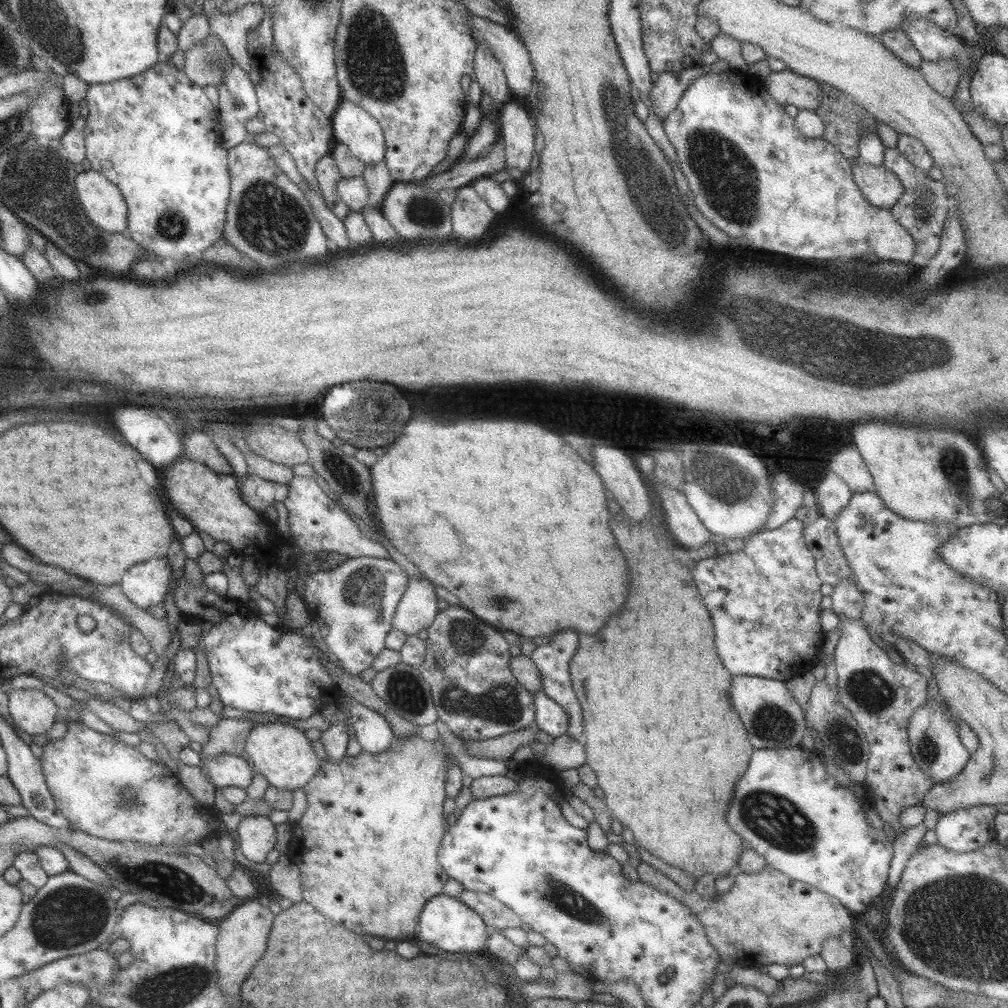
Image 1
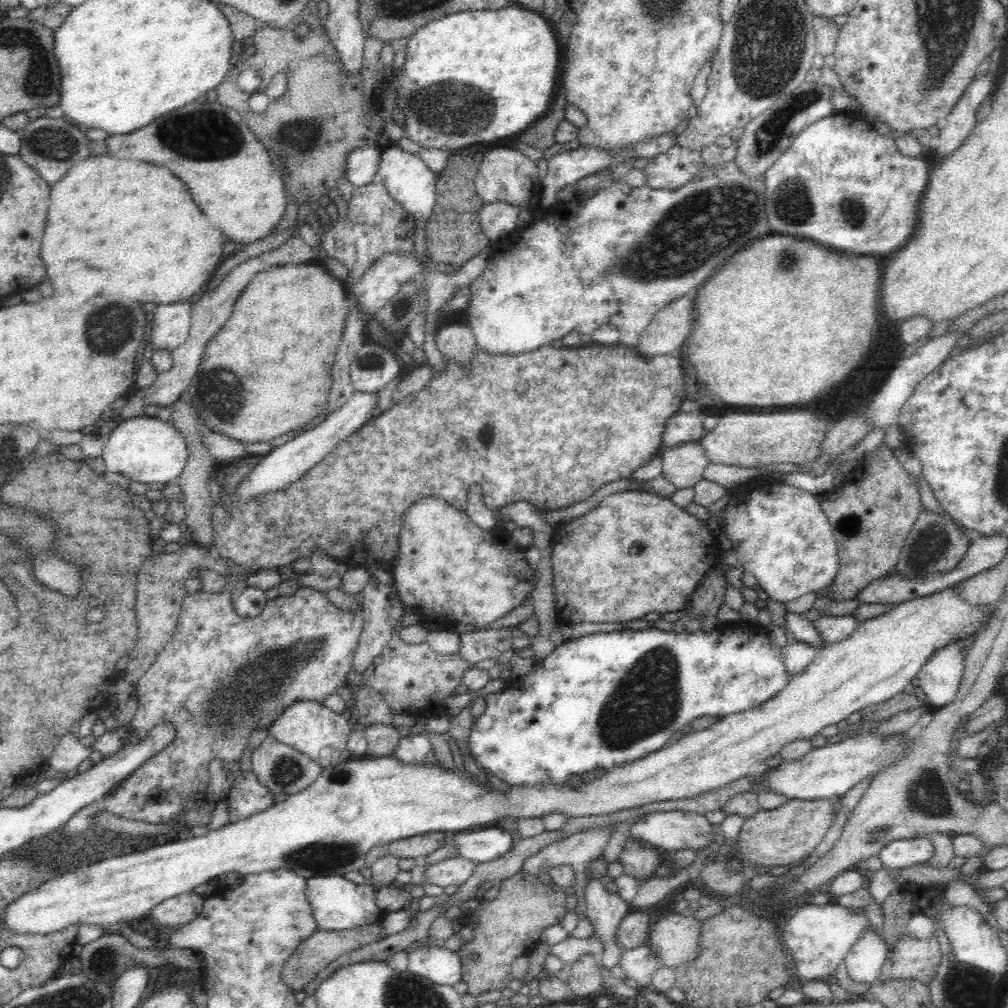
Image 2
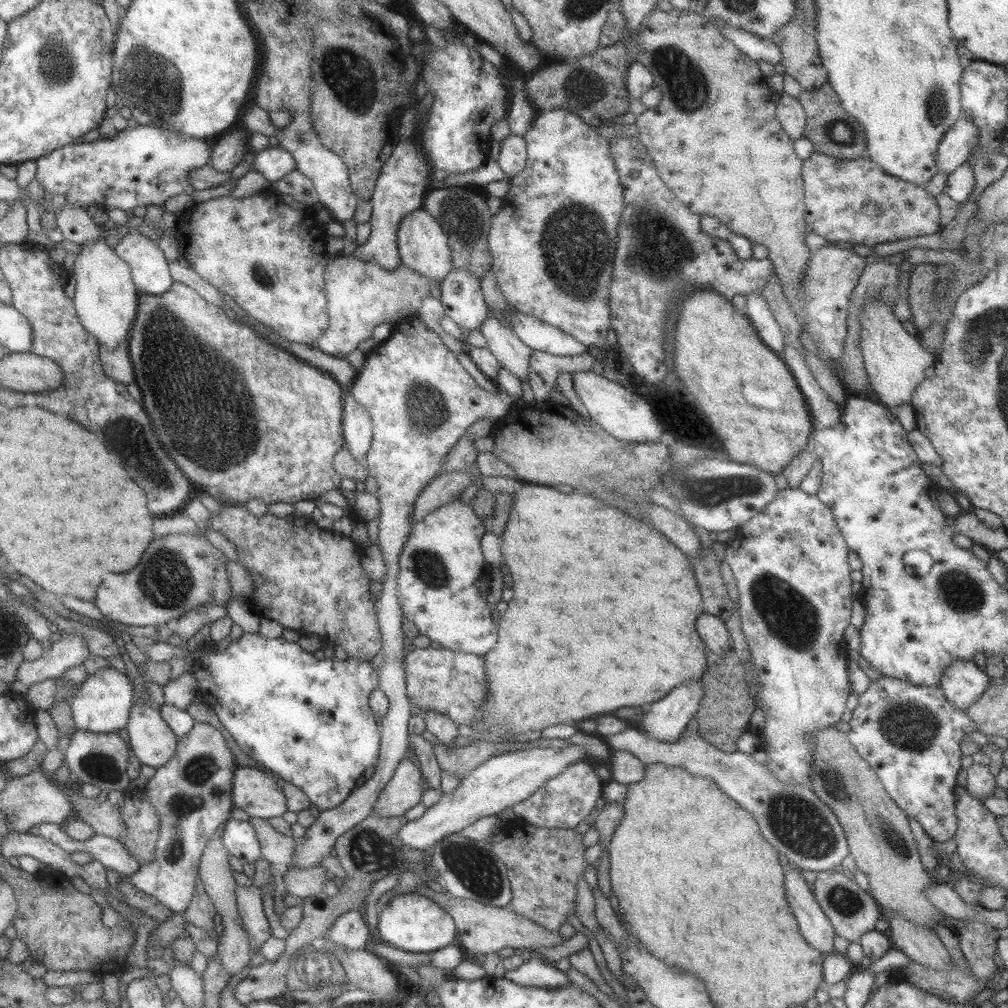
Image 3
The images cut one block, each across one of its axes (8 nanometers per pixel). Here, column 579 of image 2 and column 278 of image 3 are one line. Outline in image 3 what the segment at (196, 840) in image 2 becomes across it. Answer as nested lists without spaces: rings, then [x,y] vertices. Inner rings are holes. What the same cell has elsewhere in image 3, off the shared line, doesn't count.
[[[237,766],[232,779],[232,806],[241,809],[249,817],[269,819],[281,817],[287,811],[285,798],[279,786],[266,774],[255,768]]]

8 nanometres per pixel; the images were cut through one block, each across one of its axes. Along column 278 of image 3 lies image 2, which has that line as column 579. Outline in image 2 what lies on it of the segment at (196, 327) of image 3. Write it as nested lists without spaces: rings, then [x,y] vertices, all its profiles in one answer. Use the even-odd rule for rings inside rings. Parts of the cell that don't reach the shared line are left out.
[[[591,343],[587,347],[573,348],[552,348],[551,345],[542,346],[536,350],[527,353],[516,354],[516,356],[498,356],[490,355],[482,349],[477,349],[471,360],[471,367],[466,371],[462,369],[458,363],[448,361],[446,363],[446,371],[443,373],[433,372],[430,384],[421,391],[407,396],[404,400],[400,400],[397,404],[382,412],[376,418],[371,418],[362,428],[359,428],[354,434],[351,434],[346,440],[339,442],[338,446],[327,454],[316,466],[307,470],[296,482],[279,491],[270,491],[262,493],[257,499],[249,503],[238,503],[234,492],[238,488],[238,484],[242,482],[242,478],[256,466],[256,462],[260,462],[262,455],[250,455],[238,459],[237,461],[226,464],[222,467],[224,472],[226,492],[232,500],[232,506],[226,509],[222,508],[220,503],[216,501],[213,505],[213,515],[211,516],[211,525],[213,532],[214,552],[233,562],[237,573],[228,575],[226,590],[230,593],[236,588],[246,588],[246,583],[242,579],[242,574],[250,574],[250,572],[258,572],[258,570],[272,570],[277,566],[286,566],[294,562],[302,556],[310,556],[313,549],[322,549],[326,554],[337,563],[345,563],[350,568],[353,566],[378,566],[385,570],[392,564],[394,556],[399,552],[400,528],[402,528],[402,518],[404,512],[412,506],[412,502],[416,502],[418,498],[424,496],[437,496],[443,498],[446,502],[453,504],[460,510],[465,510],[468,504],[468,486],[470,484],[479,484],[483,490],[483,502],[488,508],[494,512],[501,506],[516,502],[528,501],[532,506],[543,511],[556,510],[566,508],[570,504],[576,504],[582,500],[588,499],[598,488],[608,482],[614,482],[618,479],[628,479],[630,474],[640,466],[645,465],[650,459],[659,454],[664,446],[662,444],[662,433],[665,429],[666,421],[672,415],[676,415],[679,407],[684,400],[684,374],[682,374],[682,362],[680,358],[676,360],[677,355],[660,355],[643,357],[634,347],[628,347],[624,344],[616,344],[616,346],[604,346],[598,343]],[[466,440],[468,444],[466,448],[459,448],[458,442]],[[496,446],[496,448],[494,448]]]

